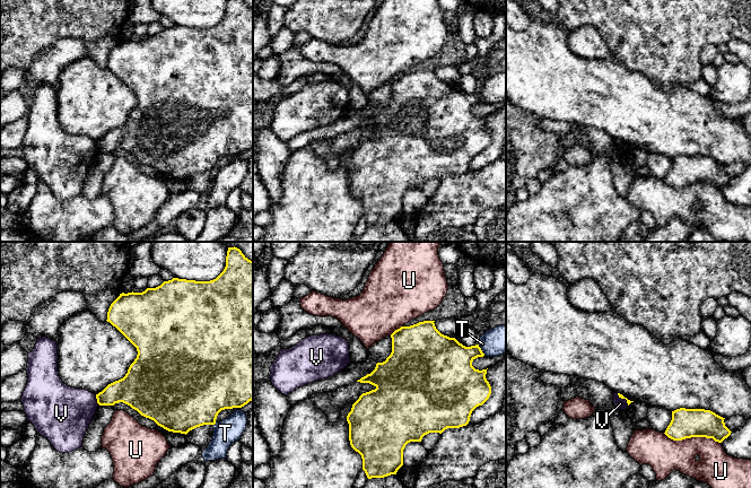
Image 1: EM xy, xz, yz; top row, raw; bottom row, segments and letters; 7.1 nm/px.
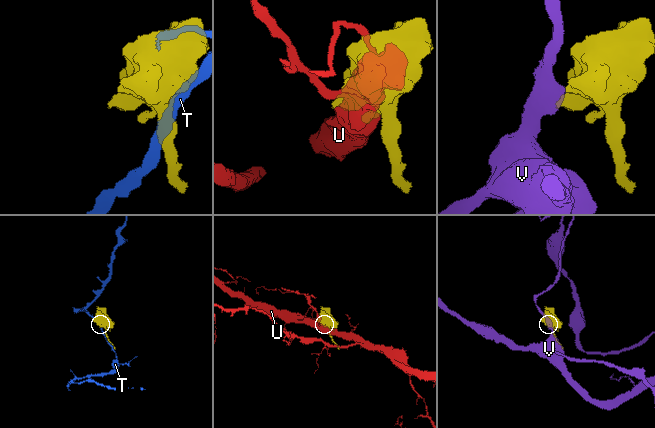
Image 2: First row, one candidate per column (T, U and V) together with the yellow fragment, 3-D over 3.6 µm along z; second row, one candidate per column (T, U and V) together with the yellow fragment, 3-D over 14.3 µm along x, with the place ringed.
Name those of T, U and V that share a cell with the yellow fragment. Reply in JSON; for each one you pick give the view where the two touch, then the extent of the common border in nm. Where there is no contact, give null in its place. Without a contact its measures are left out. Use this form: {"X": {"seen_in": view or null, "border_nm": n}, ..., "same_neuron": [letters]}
{"same_neuron": []}

